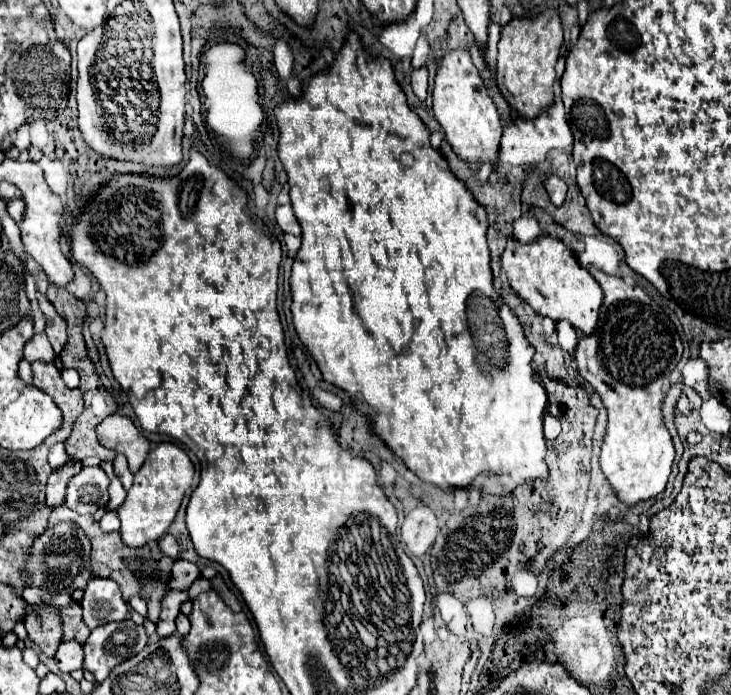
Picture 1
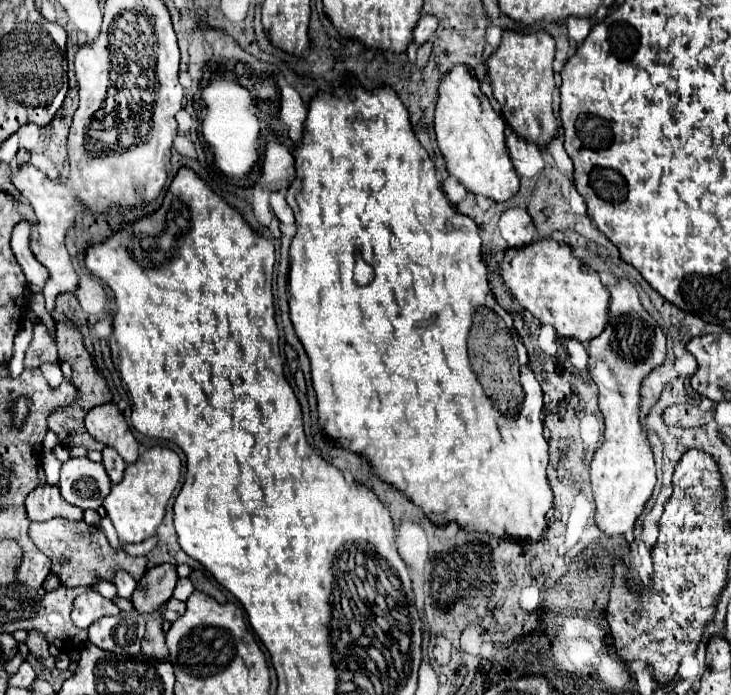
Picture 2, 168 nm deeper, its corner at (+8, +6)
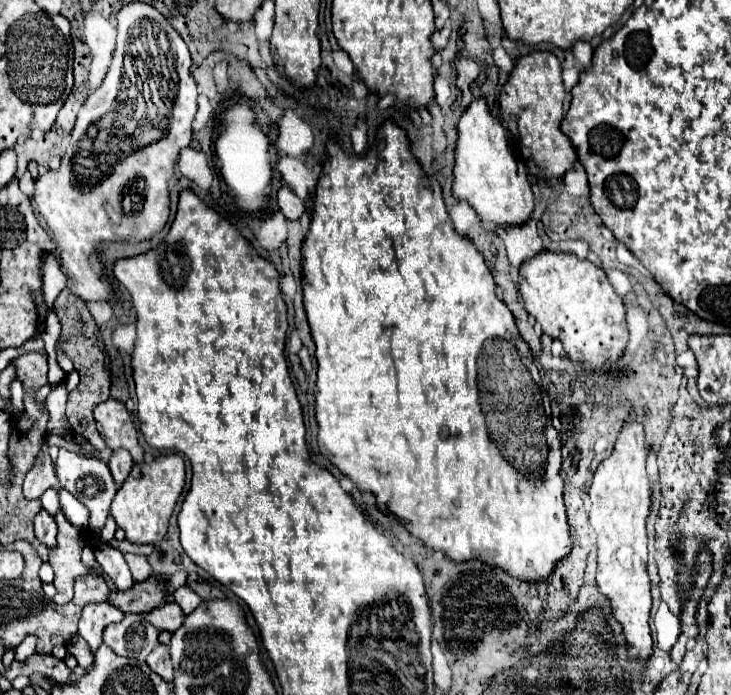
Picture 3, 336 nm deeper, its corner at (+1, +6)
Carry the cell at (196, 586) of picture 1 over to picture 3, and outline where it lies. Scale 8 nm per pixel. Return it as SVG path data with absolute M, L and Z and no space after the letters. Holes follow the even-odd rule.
M187 585L179 587L179 589L173 593L173 597L175 597L175 603L181 605L181 609L183 609L185 615L189 615L191 611L195 611L197 605L201 603L201 597L199 597L197 593L193 593L193 589L189 589Z

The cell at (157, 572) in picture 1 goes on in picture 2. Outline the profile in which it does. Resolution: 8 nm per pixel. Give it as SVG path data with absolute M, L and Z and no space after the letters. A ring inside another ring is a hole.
M54 517L44 523L30 523L28 533L34 545L50 557L52 573L60 579L62 587L92 587L98 583L100 577L112 581L118 569L128 571L136 581L140 581L144 571L148 569L146 557L132 557L126 551L114 551L102 529L84 521L68 521L64 517Z

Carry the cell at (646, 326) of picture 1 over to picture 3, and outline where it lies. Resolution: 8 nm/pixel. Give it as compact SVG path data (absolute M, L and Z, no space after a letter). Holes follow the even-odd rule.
M641 423L623 425L613 453L601 461L597 467L589 497L589 521L597 533L597 585L599 591L609 597L615 619L623 625L625 639L629 643L629 657L639 657L645 661L651 653L651 629L649 629L649 611L651 611L651 593L647 577L647 517L651 513L653 491L647 477L647 447L645 431Z

